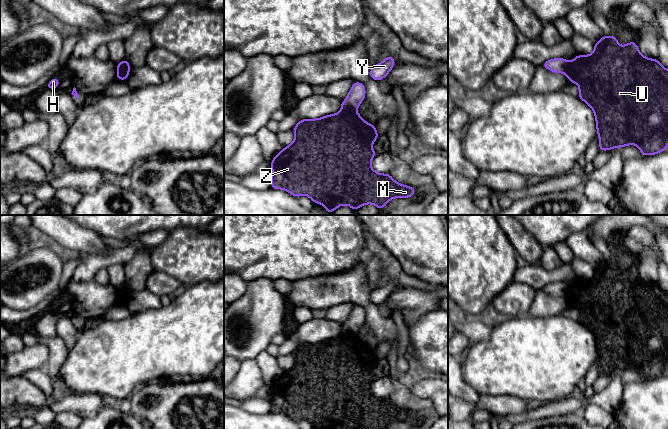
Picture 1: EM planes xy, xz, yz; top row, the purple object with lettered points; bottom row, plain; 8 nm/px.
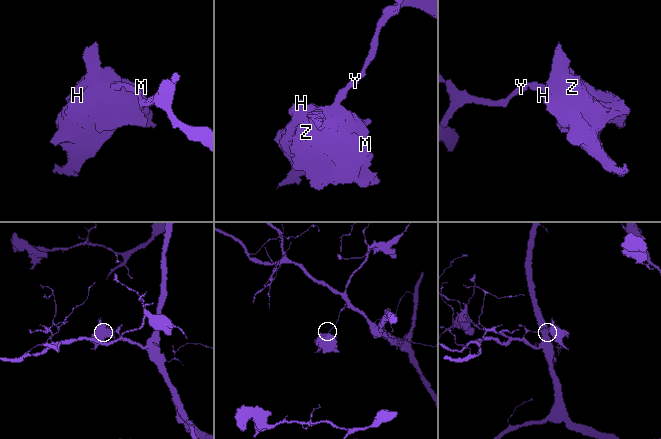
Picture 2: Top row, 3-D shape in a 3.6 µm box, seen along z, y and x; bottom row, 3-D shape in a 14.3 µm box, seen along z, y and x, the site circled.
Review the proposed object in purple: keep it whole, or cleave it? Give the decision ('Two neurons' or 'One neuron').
Two neurons

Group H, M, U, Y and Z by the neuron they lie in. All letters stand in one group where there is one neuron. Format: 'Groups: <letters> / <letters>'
Groups: H M U Z / Y

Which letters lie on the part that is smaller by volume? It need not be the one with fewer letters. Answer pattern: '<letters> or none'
H, M, U, Z

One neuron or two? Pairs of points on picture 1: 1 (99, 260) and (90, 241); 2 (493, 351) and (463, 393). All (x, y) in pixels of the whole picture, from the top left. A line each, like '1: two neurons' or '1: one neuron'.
1: two neurons
2: two neurons

